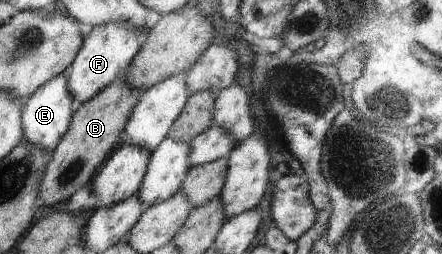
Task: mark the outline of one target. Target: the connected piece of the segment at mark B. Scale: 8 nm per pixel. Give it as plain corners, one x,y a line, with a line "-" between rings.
121,78
87,103
76,105
71,126
56,150
51,152
47,172
41,180
41,200
45,206
69,200
71,194
91,182
97,168
117,146
119,136
123,134
125,124
128,124
129,116
132,116
132,111
139,102
140,94
141,90
131,87
127,78

